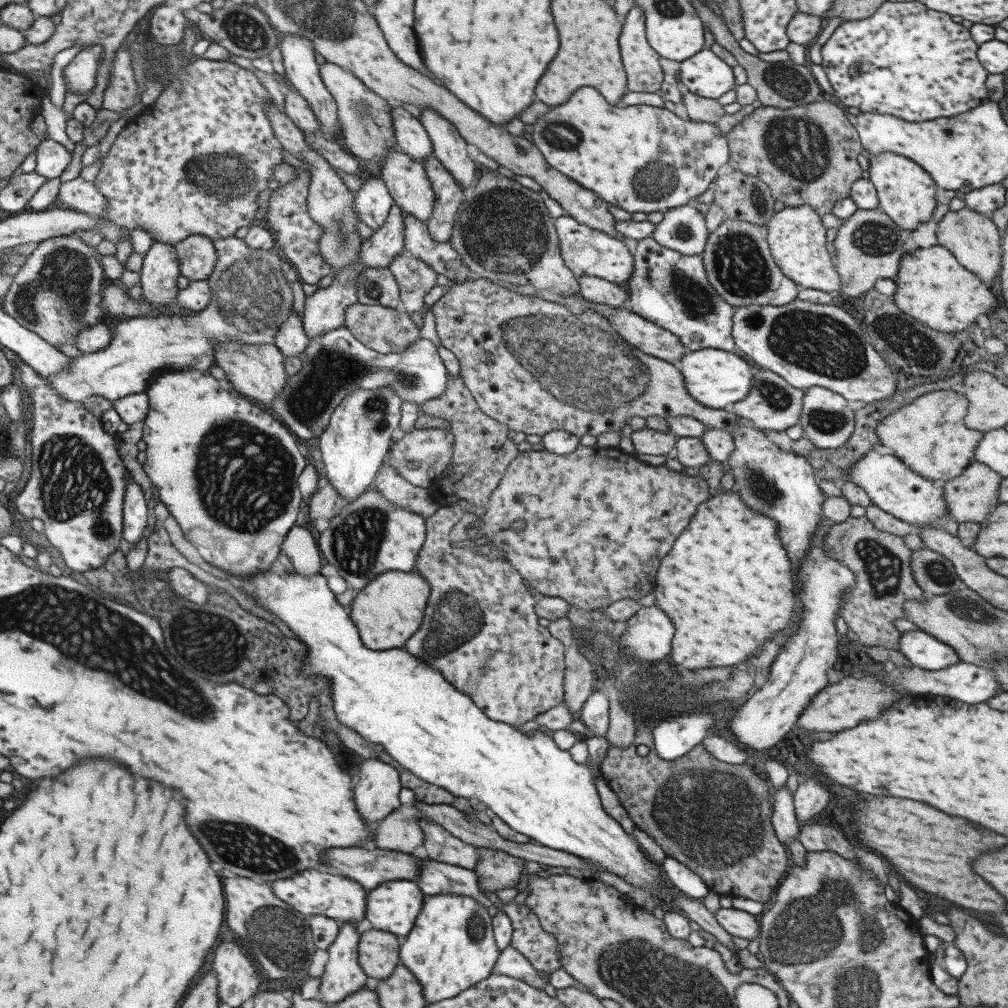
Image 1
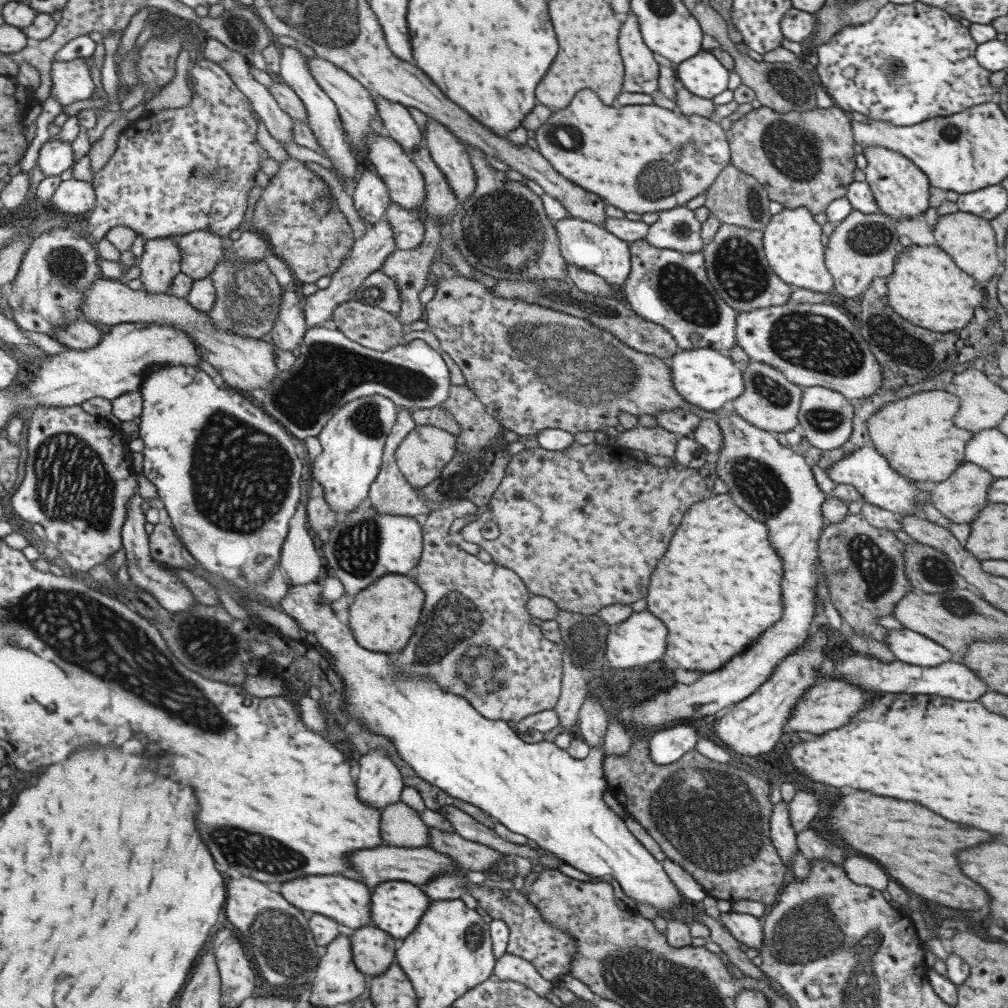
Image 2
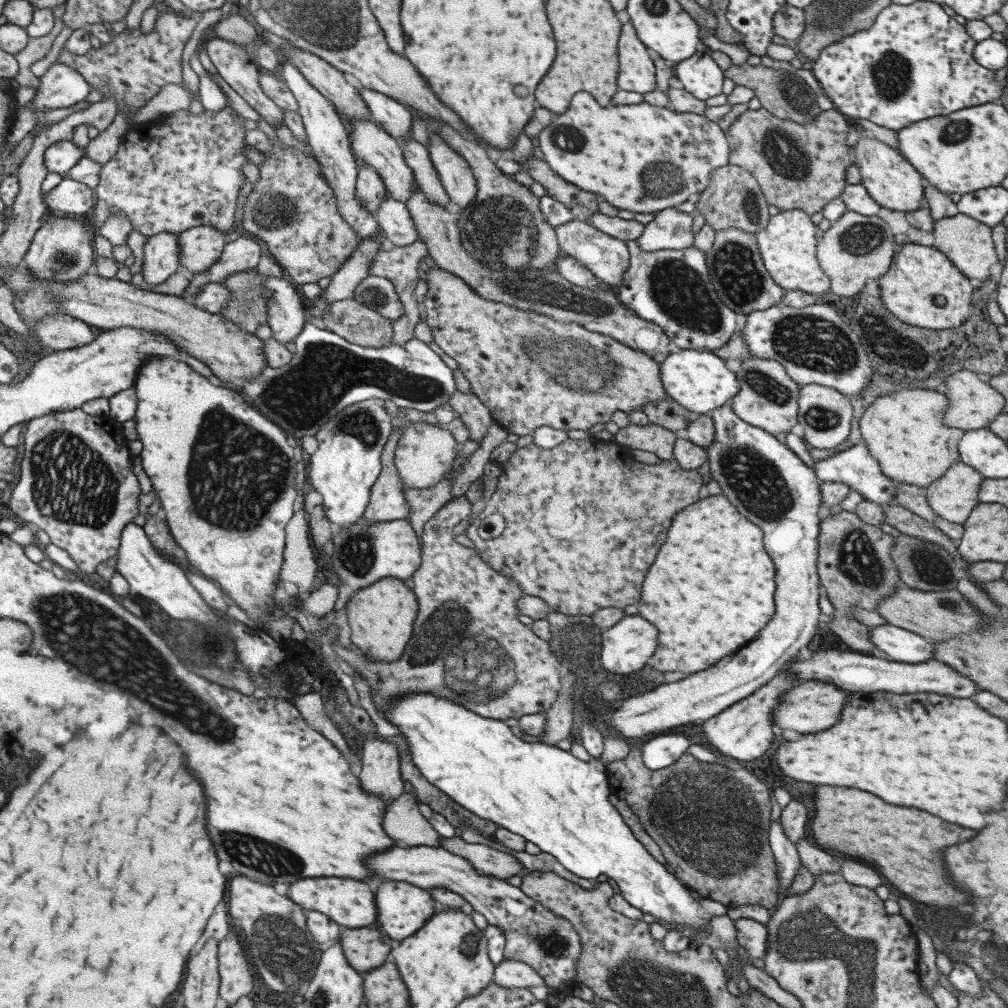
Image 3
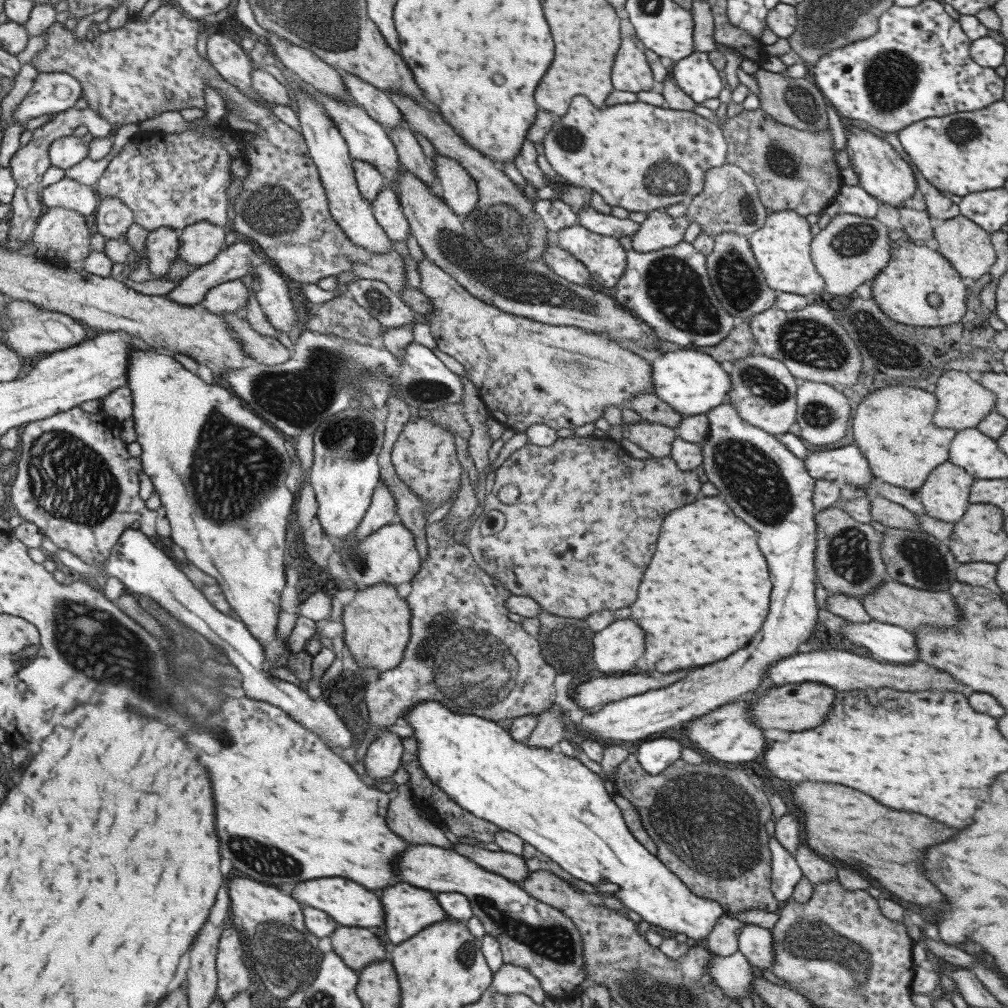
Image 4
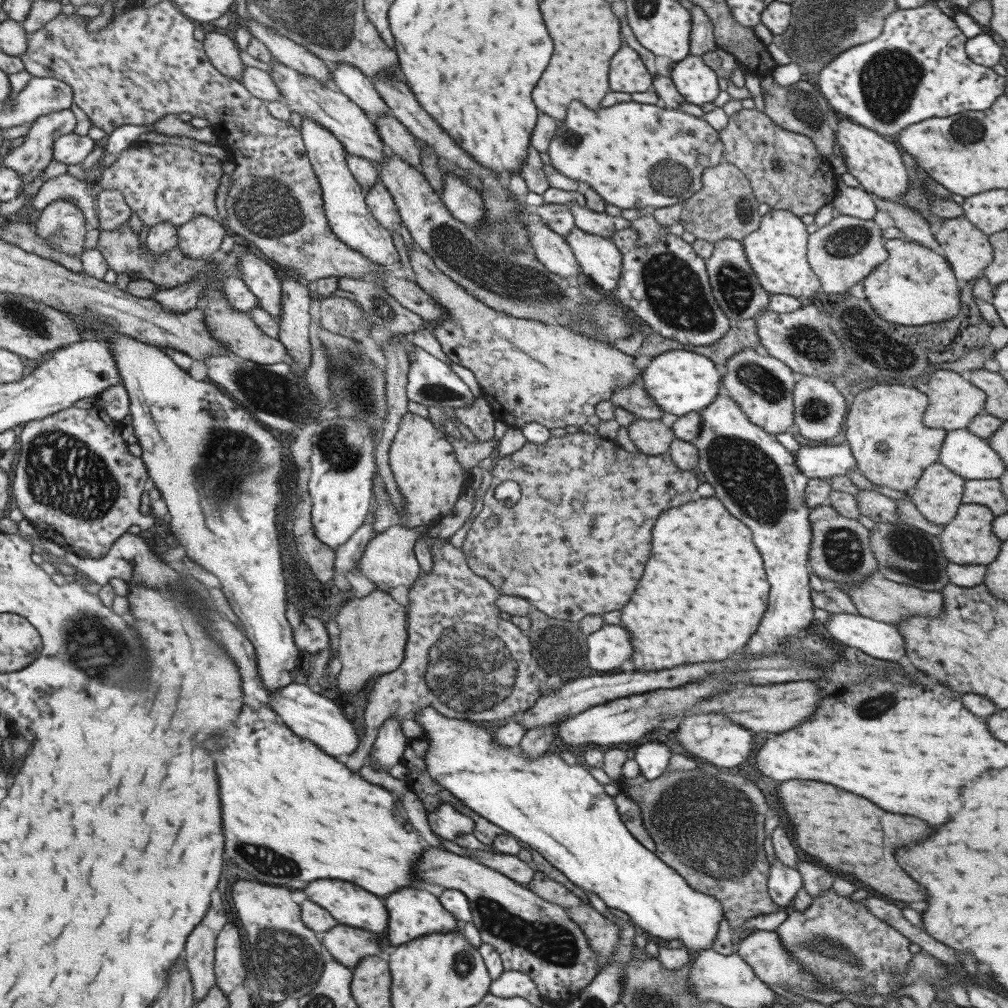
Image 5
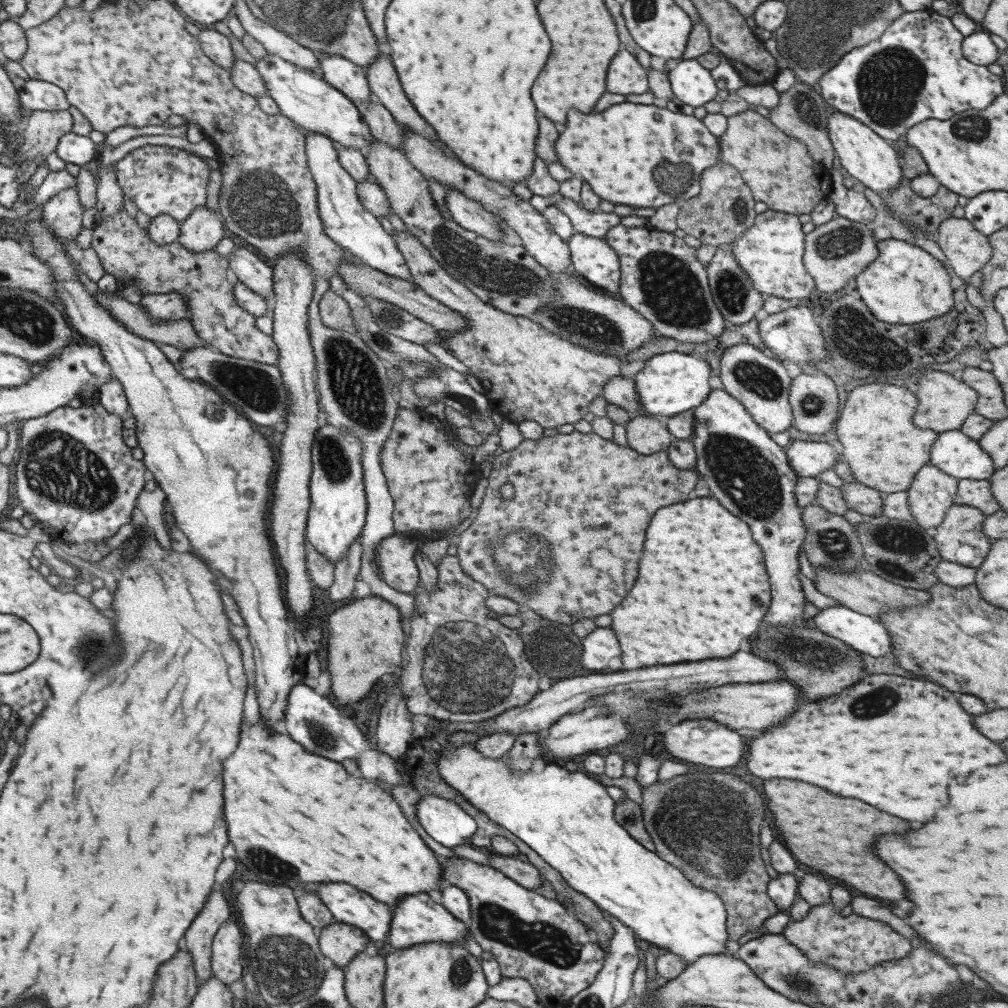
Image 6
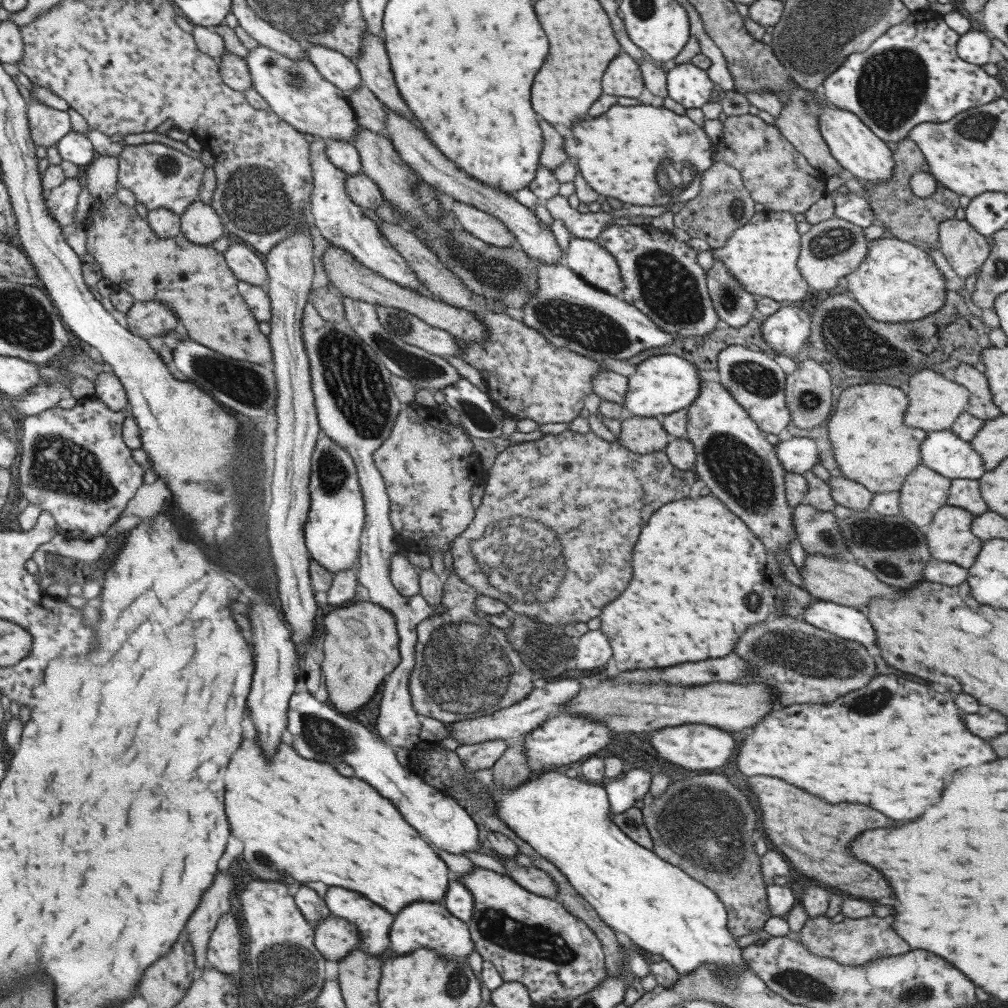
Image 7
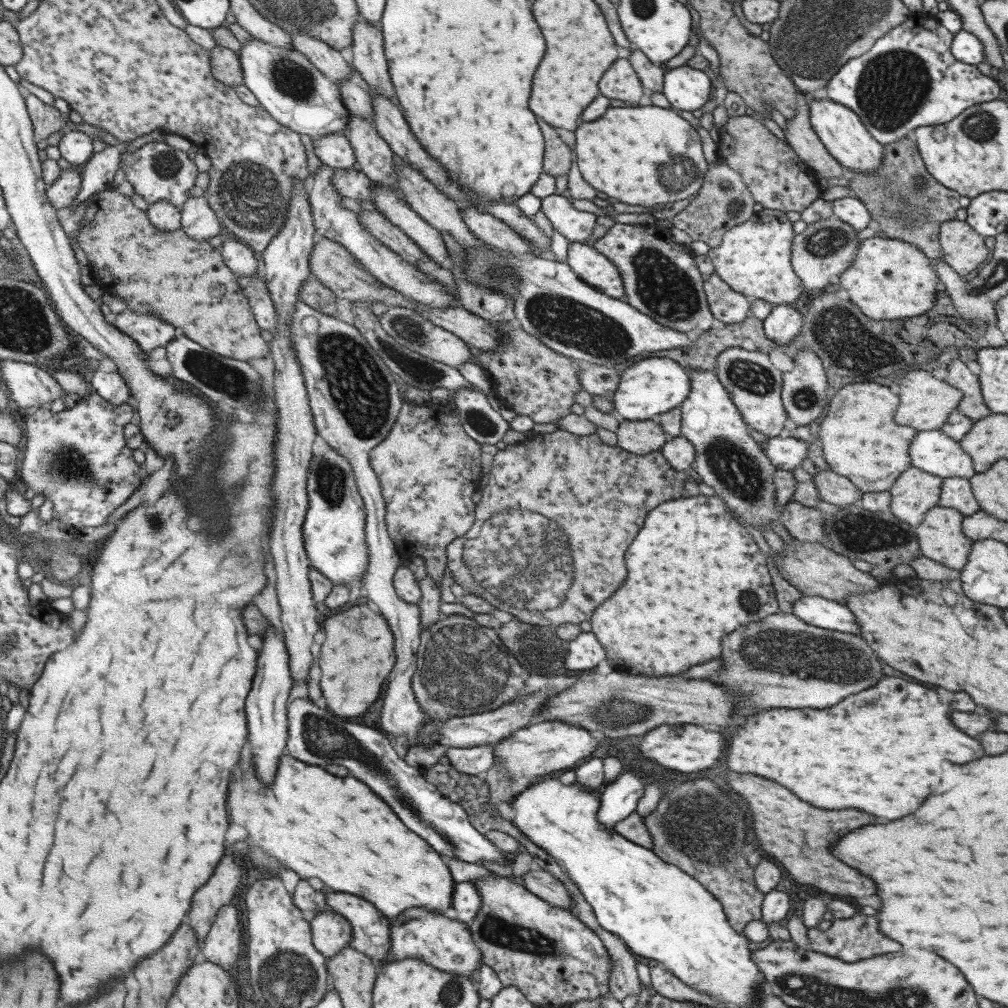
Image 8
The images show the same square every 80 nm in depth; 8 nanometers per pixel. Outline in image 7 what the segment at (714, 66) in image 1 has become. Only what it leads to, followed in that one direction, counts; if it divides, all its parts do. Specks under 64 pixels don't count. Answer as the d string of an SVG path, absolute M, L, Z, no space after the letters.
M676 64L666 71L667 96L685 109L700 108L711 100L713 82L707 77L706 70L693 64Z

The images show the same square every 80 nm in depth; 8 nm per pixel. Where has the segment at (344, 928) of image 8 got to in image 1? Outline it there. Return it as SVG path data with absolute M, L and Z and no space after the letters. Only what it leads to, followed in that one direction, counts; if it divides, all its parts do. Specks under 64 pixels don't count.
M375 929L360 934L357 941L357 960L365 976L383 980L400 962L397 935Z

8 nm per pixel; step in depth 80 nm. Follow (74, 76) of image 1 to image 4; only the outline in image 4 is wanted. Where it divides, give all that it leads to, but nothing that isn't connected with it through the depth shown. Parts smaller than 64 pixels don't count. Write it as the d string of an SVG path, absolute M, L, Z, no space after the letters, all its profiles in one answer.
M39 73L33 86L13 111L13 121L27 122L41 114L55 114L73 107L80 98L80 84L67 73Z

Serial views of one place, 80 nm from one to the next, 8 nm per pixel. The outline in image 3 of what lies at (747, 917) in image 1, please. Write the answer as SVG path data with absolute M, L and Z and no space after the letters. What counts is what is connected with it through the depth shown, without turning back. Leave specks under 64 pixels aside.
M738 918L733 922L738 946L747 952L750 960L765 958L767 950L767 931L765 925L752 918Z

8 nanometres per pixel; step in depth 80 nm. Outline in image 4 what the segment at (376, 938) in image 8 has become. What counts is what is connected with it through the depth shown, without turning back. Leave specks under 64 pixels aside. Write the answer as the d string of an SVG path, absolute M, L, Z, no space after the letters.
M317 878L311 882L295 883L290 895L305 906L323 911L339 925L366 929L381 926L384 921L383 908L377 896L355 882L347 882L347 878Z

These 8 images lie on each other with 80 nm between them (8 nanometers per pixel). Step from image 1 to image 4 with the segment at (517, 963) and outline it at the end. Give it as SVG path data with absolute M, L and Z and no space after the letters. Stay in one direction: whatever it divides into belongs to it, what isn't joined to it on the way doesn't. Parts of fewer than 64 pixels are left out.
M502 963L492 974L490 984L498 993L504 995L523 993L533 1002L541 1005L546 994L540 987L540 982L527 970L511 963Z

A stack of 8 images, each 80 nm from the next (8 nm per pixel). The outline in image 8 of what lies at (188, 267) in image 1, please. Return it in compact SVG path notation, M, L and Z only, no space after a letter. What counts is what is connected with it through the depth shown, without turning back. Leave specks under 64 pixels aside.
M188 197L180 207L180 229L195 240L219 235L220 222L203 197Z

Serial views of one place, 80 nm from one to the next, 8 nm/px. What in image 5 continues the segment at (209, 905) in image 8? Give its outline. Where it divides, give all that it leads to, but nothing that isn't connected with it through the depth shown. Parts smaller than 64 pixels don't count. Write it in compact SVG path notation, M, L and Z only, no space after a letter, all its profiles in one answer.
M226 906L222 911L209 910L205 918L191 930L185 942L185 962L192 984L194 1002L201 1000L216 984L214 977L214 945L217 933L229 920Z

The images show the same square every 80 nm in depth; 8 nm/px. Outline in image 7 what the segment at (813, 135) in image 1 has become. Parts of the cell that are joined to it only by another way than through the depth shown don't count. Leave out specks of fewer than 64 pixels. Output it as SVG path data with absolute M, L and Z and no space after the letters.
M745 113L739 116L725 117L722 125L723 133L716 146L717 157L739 171L742 183L754 202L762 204L767 210L794 215L804 214L812 204L826 195L827 176L824 172L812 167L807 159L798 150L795 150L795 147L771 124L765 124L757 115Z

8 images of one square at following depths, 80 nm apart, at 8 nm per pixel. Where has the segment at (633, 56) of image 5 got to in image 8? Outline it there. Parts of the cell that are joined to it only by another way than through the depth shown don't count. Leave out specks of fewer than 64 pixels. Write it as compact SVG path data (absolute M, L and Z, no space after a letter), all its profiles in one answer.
M628 58L615 60L599 80L599 92L605 98L623 100L633 106L641 96L642 84L636 72L629 66Z

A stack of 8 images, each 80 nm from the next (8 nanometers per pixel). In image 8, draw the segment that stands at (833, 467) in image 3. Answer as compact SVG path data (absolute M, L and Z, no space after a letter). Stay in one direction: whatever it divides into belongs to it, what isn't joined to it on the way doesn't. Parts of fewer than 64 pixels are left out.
M769 437L762 449L776 470L800 469L803 458L808 456L808 442L793 437Z

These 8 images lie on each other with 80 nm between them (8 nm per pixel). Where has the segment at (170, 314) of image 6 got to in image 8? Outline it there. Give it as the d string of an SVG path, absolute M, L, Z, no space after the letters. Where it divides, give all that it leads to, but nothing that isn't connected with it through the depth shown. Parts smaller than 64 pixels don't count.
M125 309L117 313L113 328L129 336L143 354L157 347L165 347L174 338L174 328L153 313L136 313Z

